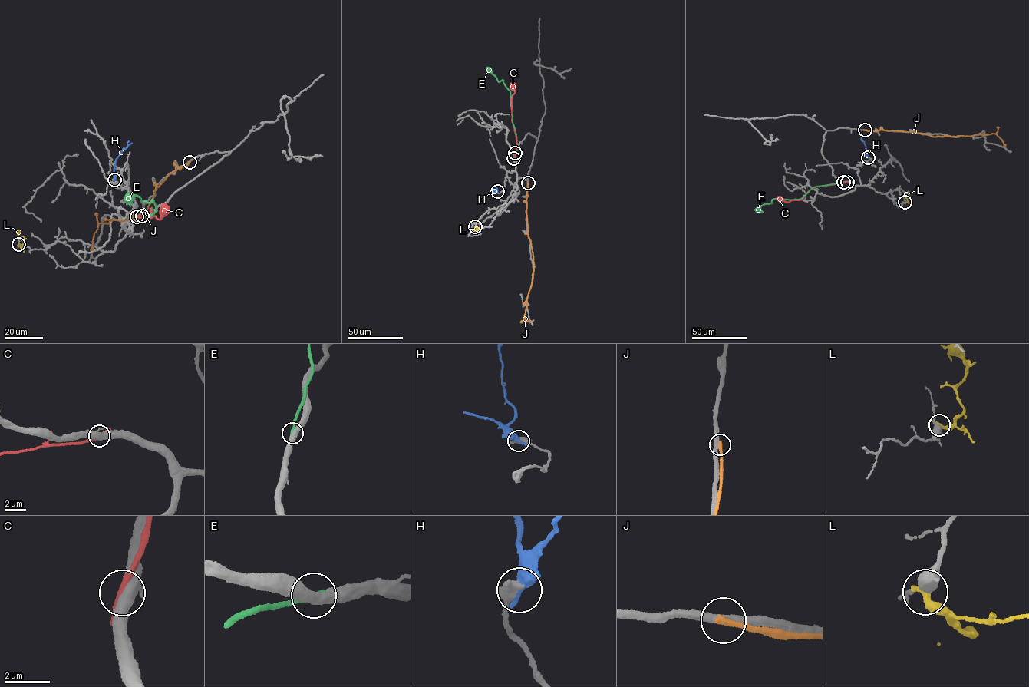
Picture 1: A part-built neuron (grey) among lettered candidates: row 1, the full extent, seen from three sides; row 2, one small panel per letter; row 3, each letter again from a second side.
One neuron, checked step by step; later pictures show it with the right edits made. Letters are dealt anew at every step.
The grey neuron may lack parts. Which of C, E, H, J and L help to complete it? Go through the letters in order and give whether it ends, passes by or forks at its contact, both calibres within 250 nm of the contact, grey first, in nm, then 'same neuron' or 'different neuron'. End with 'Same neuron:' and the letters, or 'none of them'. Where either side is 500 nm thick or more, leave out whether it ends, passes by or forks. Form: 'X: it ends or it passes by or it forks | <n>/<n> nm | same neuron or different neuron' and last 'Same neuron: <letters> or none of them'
C: it passes by | 440/240 nm | different neuron
E: it ends | 460/300 nm | same neuron
H: 600/480 nm | different neuron
J: it ends | 360/300 nm | different neuron
L: it ends | 420/360 nm | different neuron
Same neuron: E

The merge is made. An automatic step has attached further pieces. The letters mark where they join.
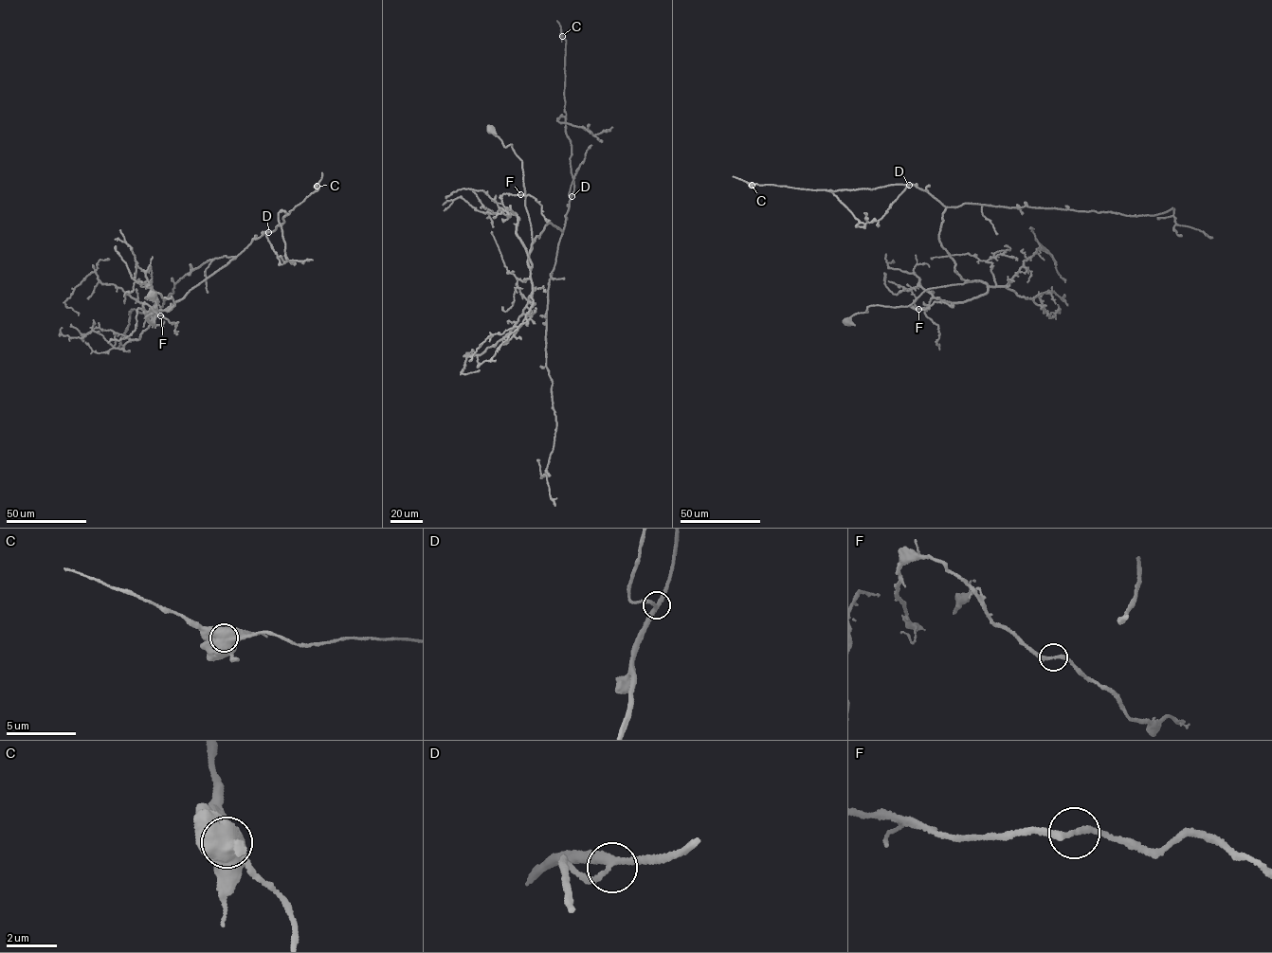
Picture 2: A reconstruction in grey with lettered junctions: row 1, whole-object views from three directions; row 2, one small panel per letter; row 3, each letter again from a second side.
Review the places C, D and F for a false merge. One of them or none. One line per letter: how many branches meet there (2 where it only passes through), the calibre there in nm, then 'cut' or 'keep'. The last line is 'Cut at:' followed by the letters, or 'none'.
C: 2 branches meet; 950 nm thick; cut
D: 3 branches meet; 260 nm thick; keep
F: 2 branches meet; 260 nm thick; keep
Cut at: C

